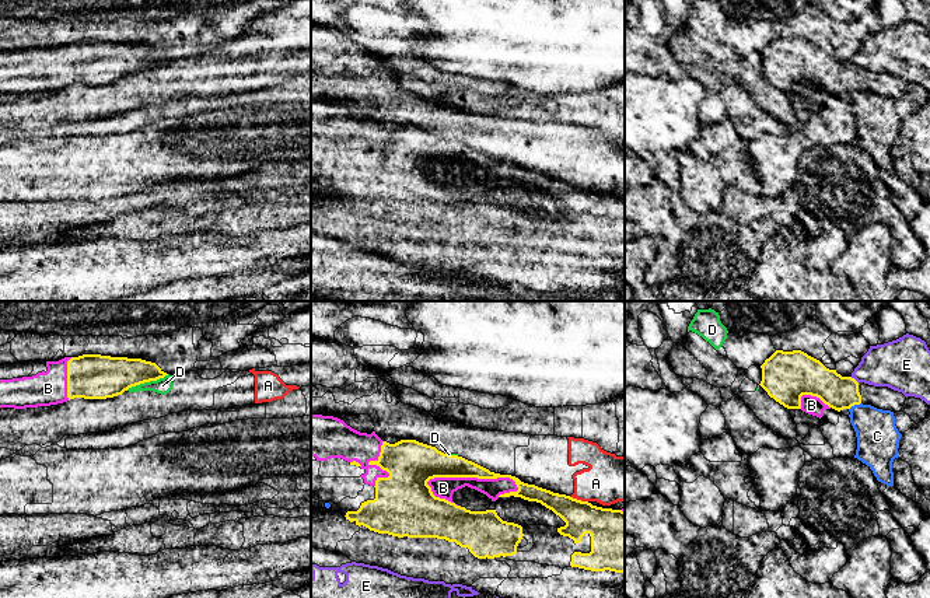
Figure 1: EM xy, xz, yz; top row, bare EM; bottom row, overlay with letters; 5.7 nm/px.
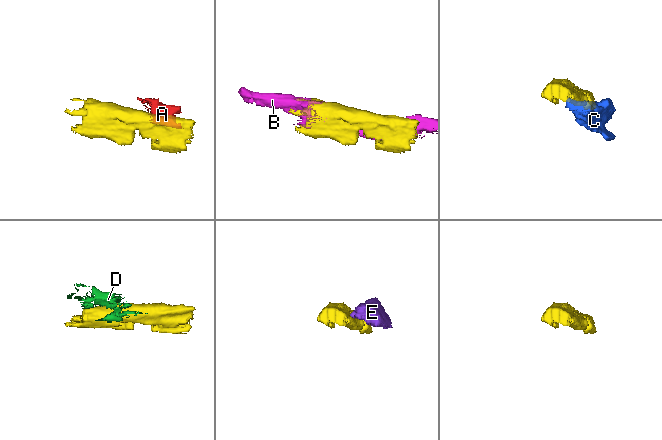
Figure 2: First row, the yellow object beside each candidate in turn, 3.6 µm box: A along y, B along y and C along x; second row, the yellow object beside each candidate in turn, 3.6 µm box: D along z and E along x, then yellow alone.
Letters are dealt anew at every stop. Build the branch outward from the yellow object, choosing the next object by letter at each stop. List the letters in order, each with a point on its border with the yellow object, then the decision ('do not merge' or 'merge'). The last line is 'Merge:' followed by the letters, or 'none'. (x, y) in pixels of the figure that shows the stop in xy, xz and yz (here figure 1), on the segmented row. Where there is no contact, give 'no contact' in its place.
A: meets yellow in xz at (579, 500); do not merge
B: meets yellow in xz at (474, 476); merge
C: meets yellow in yz at (855, 404); do not merge
D: meets yellow in xy at (147, 381); do not merge
E: meets yellow in yz at (855, 380); do not merge
Merge: B

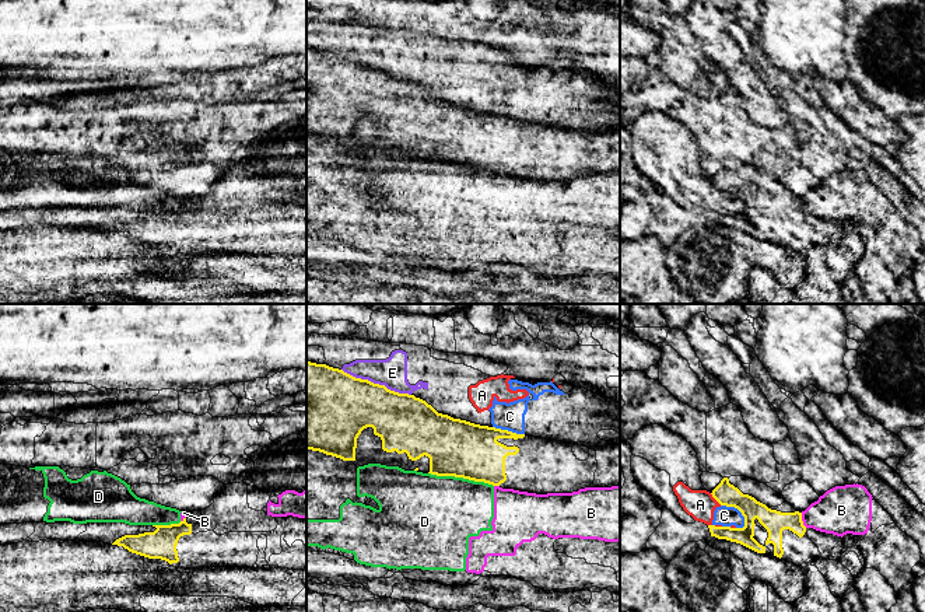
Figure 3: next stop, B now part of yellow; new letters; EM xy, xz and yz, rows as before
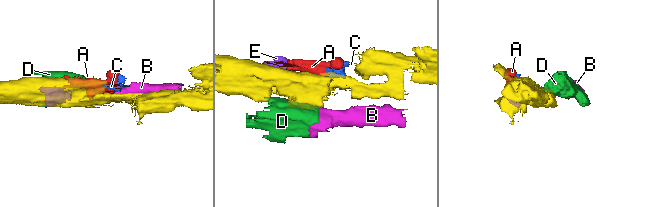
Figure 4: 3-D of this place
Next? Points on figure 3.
A: meets yellow in yz at (715, 499); do not merge
B: meets yellow in yz at (801, 520); do not merge
C: meets yellow in yz at (738, 509); do not merge
D: meets yellow in xz at (461, 476); do not merge
E: meets yellow in xz at (377, 384); do not merge
Merge: none

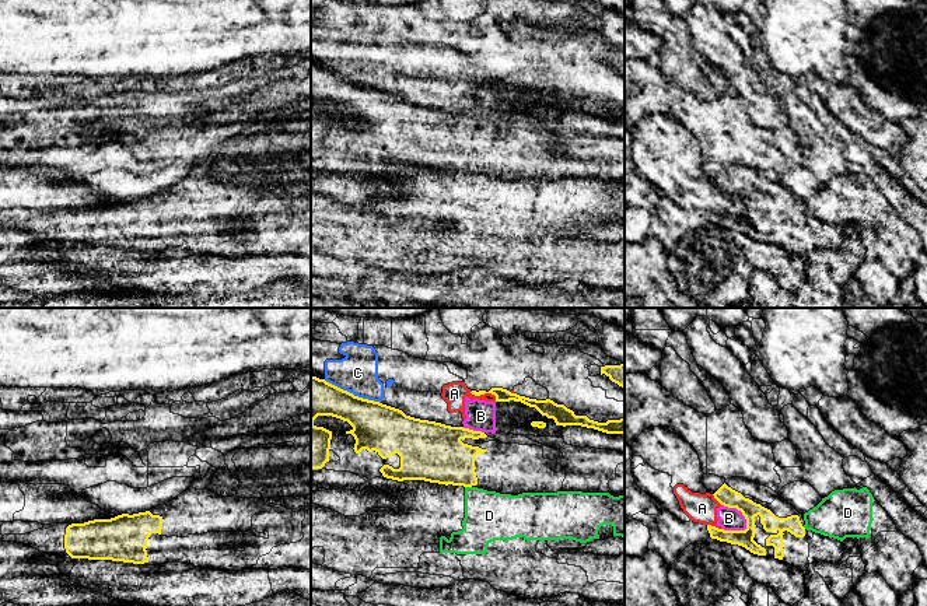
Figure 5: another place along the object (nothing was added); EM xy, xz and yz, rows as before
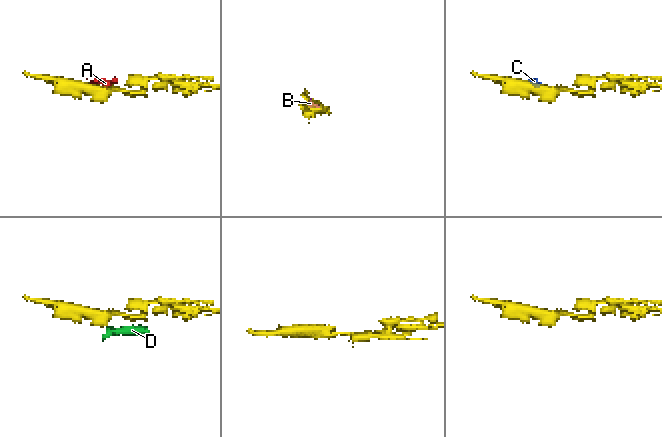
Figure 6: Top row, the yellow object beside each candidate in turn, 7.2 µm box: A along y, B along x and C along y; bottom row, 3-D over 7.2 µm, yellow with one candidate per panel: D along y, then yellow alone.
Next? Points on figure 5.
A: meets yellow in xz at (485, 392); do not merge
B: meets yellow in yz at (741, 511); do not merge
C: meets yellow in xz at (352, 393); do not merge
D: meets yellow in xz at (468, 486); do not merge
Merge: none

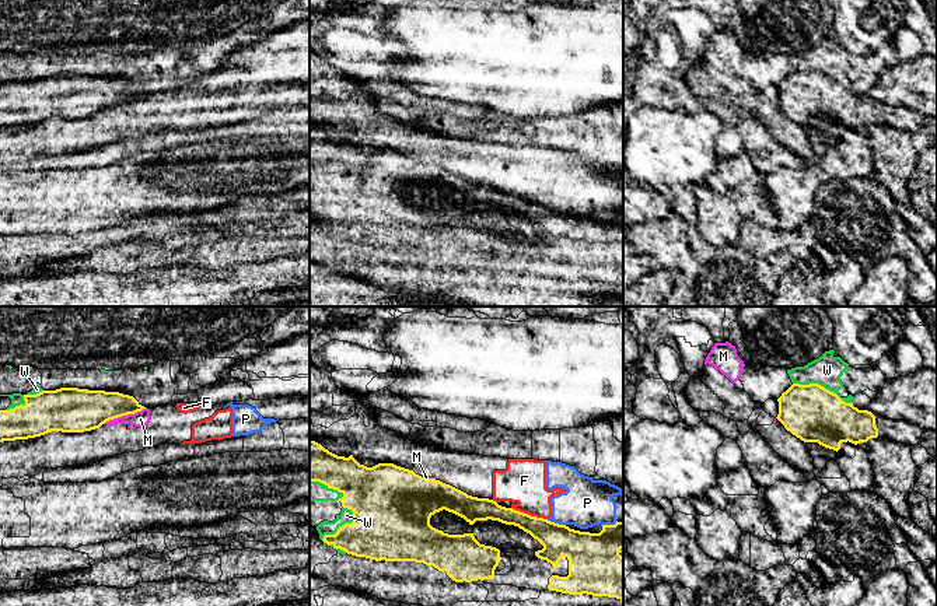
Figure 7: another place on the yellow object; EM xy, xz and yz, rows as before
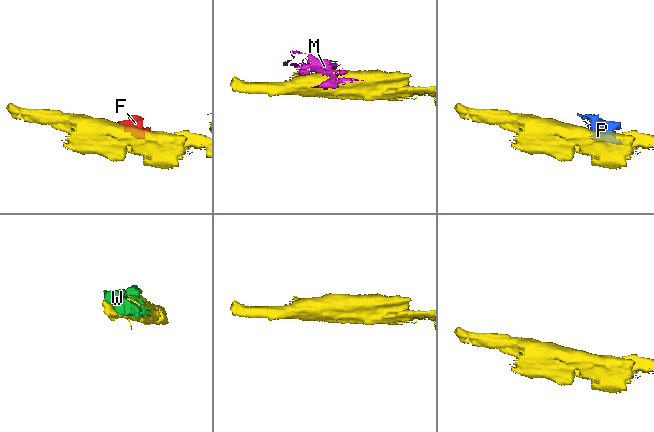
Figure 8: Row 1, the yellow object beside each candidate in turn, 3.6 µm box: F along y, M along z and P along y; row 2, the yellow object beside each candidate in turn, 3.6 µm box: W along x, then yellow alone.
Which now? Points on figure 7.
F: meets yellow in xz at (530, 515); do not merge
M: meets yellow in xy at (125, 414); do not merge
P: meets yellow in xz at (556, 524); do not merge
W: meets yellow in yz at (822, 386); merge
Merge: W

